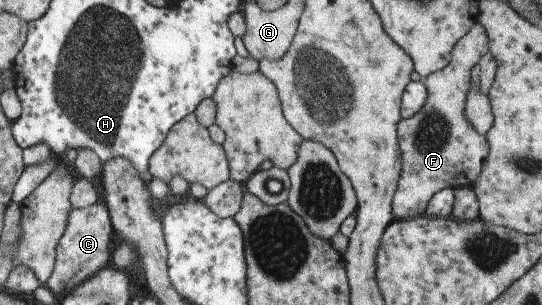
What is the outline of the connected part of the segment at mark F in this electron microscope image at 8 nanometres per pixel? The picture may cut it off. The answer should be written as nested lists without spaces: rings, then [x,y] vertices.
[[[478,22],[474,23],[474,26],[454,45],[450,62],[423,80],[427,90],[424,106],[412,116],[401,118],[398,121],[397,141],[401,150],[401,175],[392,203],[395,219],[408,220],[425,215],[431,196],[442,189],[473,186],[481,175],[490,147],[485,135],[481,135],[465,115],[466,99],[471,89],[470,70],[475,64],[480,65],[479,89],[488,96],[495,81],[497,60],[489,51],[489,38],[486,30]]]

